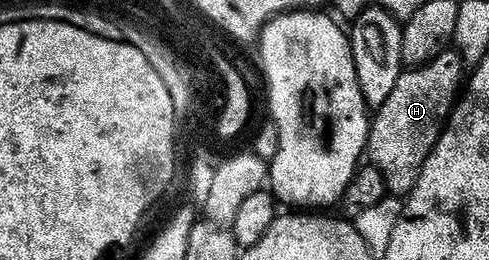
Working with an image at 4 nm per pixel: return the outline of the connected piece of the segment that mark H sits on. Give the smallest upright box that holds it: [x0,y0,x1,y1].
[365,50,463,198]

